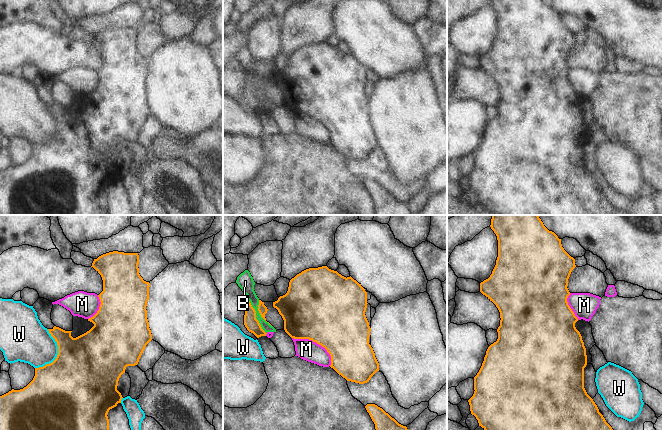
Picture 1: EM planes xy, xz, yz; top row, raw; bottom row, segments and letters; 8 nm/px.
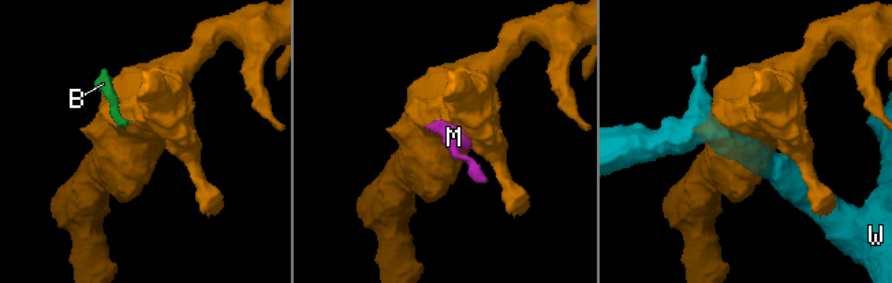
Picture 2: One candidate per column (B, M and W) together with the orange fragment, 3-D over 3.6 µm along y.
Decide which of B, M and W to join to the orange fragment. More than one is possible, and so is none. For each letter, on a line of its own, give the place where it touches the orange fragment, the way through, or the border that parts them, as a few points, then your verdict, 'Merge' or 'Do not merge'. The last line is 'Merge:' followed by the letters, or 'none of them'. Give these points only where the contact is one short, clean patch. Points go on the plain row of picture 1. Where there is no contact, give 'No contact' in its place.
B: Touches orange at xz (255, 92). Boundary: xz (248, 75), (255, 87), (255, 94), (266, 109). Do not merge
M: Touches orange at xz (316, 118). Do not merge
W: Touches orange at xy (58, 130). Do not merge
Merge: none of them.

